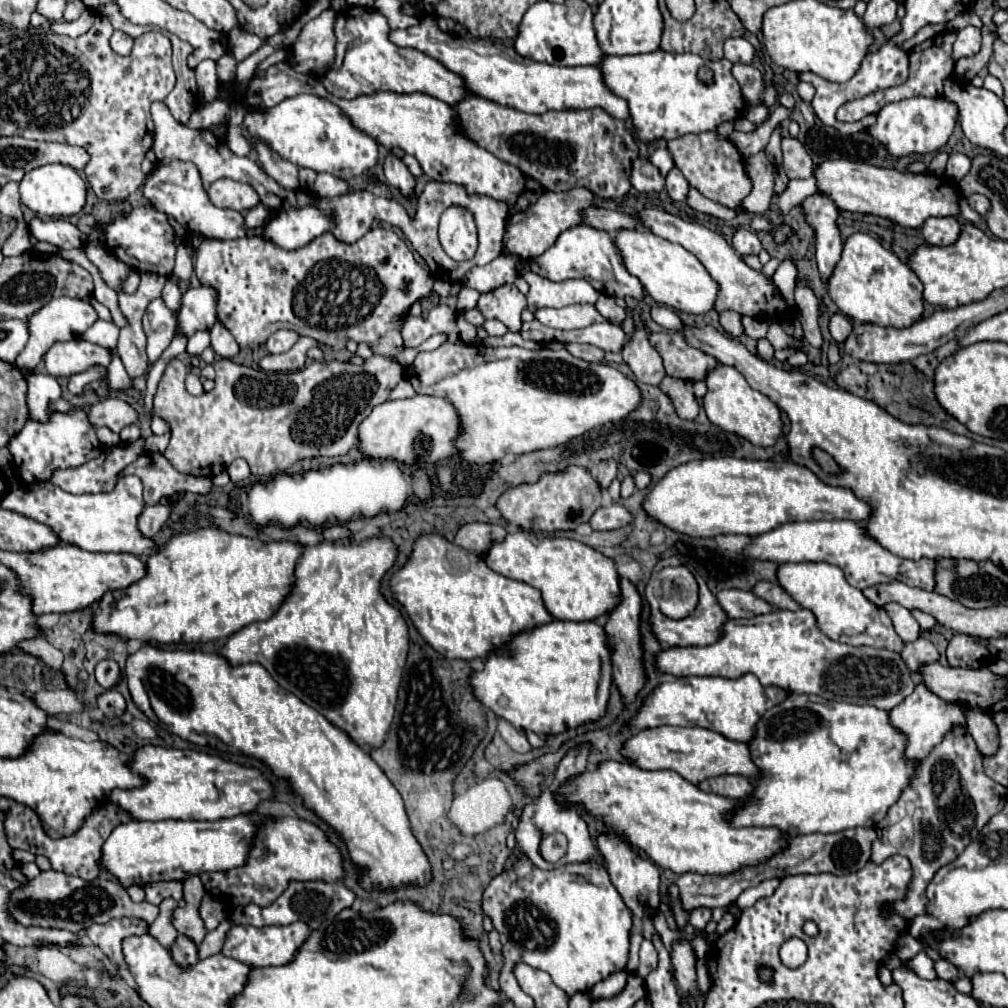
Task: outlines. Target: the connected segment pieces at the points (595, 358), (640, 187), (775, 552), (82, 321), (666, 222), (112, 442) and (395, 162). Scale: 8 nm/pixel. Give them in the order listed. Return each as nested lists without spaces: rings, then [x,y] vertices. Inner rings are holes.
[[[566,344],[566,350],[572,356],[582,358],[586,362],[602,362],[604,360],[604,352],[596,346],[590,346],[590,344]]]
[[[638,158],[632,162],[630,184],[638,192],[660,192],[664,188],[664,178],[660,176],[658,168],[654,168],[646,158]]]
[[[814,520],[814,522],[786,522],[774,530],[754,536],[744,546],[748,558],[762,558],[770,562],[828,562],[840,566],[846,580],[856,588],[866,588],[882,582],[904,582],[922,590],[934,588],[934,560],[906,560],[872,540],[860,522],[850,520]]]
[[[68,296],[52,298],[44,308],[40,308],[34,316],[28,318],[30,340],[28,340],[26,348],[20,352],[20,358],[16,358],[16,366],[32,370],[42,360],[42,356],[46,354],[46,350],[54,342],[70,340],[70,338],[80,338],[96,320],[98,320],[98,314],[96,314],[96,310],[94,310],[94,306],[90,302],[78,300],[78,298],[68,298]]]
[[[658,208],[640,210],[638,220],[642,222],[644,228],[654,232],[656,236],[660,236],[668,242],[680,244],[682,248],[692,252],[702,262],[702,266],[708,270],[708,274],[718,284],[718,298],[716,298],[716,306],[714,306],[718,312],[728,308],[728,310],[736,310],[738,314],[748,314],[748,316],[766,316],[766,318],[778,318],[778,314],[784,316],[786,302],[782,300],[782,296],[774,294],[776,286],[772,284],[772,280],[768,280],[762,272],[746,266],[744,260],[734,252],[734,248],[720,234],[716,234],[696,222],[686,222],[680,216],[674,216],[670,212],[658,210]]]
[[[96,428],[96,436],[104,446],[116,446],[120,442],[120,436],[110,428]]]
[[[388,154],[386,162],[384,162],[384,176],[386,176],[388,184],[390,184],[392,188],[400,190],[400,194],[402,194],[404,198],[408,198],[408,200],[412,198],[414,188],[416,188],[416,180],[414,180],[414,176],[408,172],[408,168],[402,164],[400,158]]]

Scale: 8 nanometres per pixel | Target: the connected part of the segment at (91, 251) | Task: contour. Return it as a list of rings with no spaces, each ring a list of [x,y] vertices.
[[[88,242],[88,246],[84,248],[88,260],[100,270],[102,278],[114,286],[120,288],[122,280],[128,276],[128,266],[124,262],[118,262],[118,258],[114,258],[114,254],[110,254],[106,248],[102,246],[94,246]]]

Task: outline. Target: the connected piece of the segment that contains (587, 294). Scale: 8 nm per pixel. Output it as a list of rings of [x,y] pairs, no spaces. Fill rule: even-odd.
[[[526,272],[524,280],[530,284],[528,308],[534,312],[538,308],[564,308],[570,304],[594,304],[600,296],[586,280],[564,280],[552,282],[534,272]]]

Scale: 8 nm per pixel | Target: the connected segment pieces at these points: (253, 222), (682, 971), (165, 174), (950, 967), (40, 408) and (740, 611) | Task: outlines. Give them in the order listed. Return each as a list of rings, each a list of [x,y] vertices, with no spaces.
[[[260,202],[258,206],[254,206],[246,212],[246,226],[248,228],[262,228],[262,226],[266,226],[266,222],[270,218],[272,218],[270,210],[266,210],[266,206]]]
[[[676,940],[672,944],[672,968],[676,982],[680,986],[680,996],[688,996],[696,992],[696,972],[694,972],[696,956],[686,940]]]
[[[170,162],[166,166],[158,166],[143,186],[143,194],[152,202],[152,206],[172,218],[176,218],[188,232],[202,234],[204,238],[228,240],[228,238],[244,238],[246,226],[244,216],[236,210],[216,208],[210,200],[206,190],[202,190],[202,180],[198,168],[192,162]]]
[[[936,960],[934,970],[936,970],[936,976],[946,982],[956,982],[956,978],[958,978],[958,968],[946,960]]]
[[[30,374],[28,378],[28,410],[30,418],[44,422],[48,420],[50,398],[60,398],[60,386],[50,374]]]
[[[722,590],[722,594],[716,594],[716,598],[722,610],[726,610],[728,618],[752,618],[774,610],[768,602],[744,590]]]

